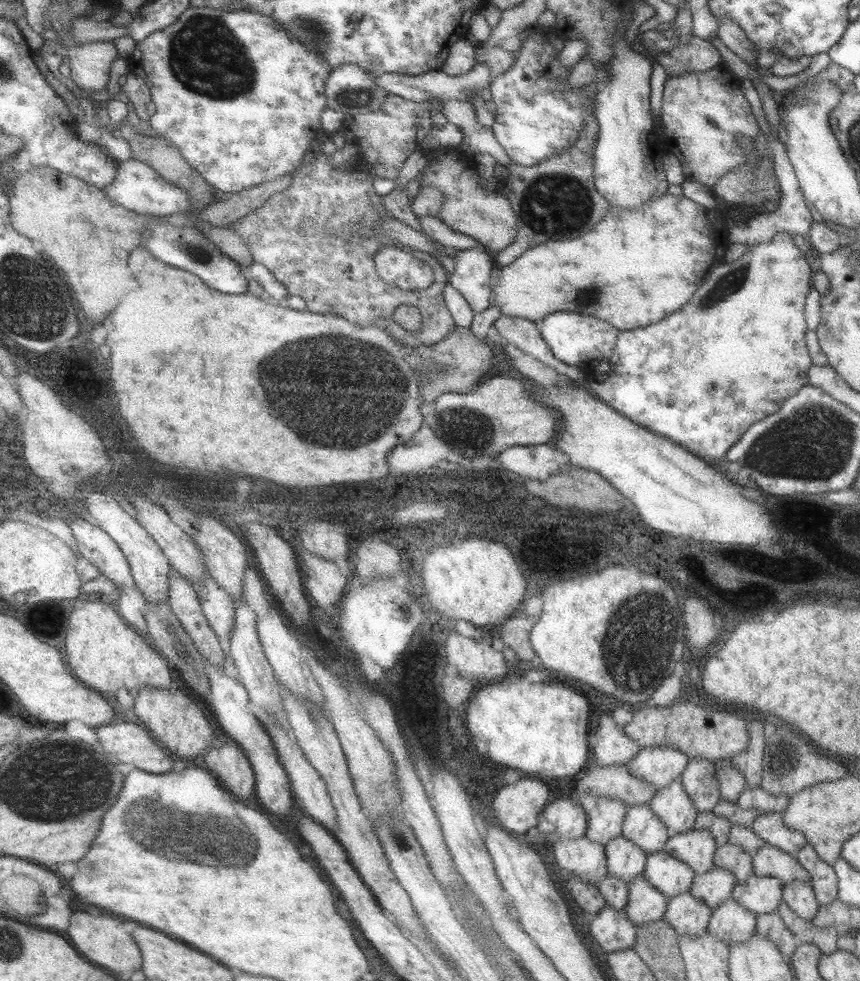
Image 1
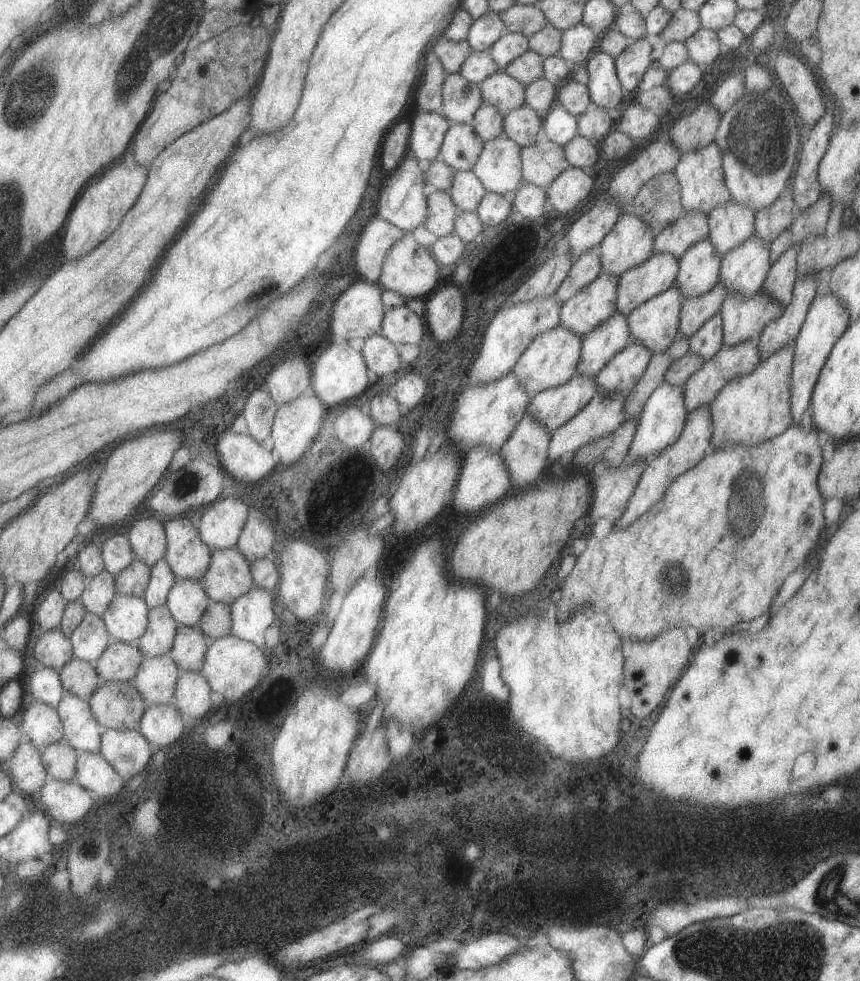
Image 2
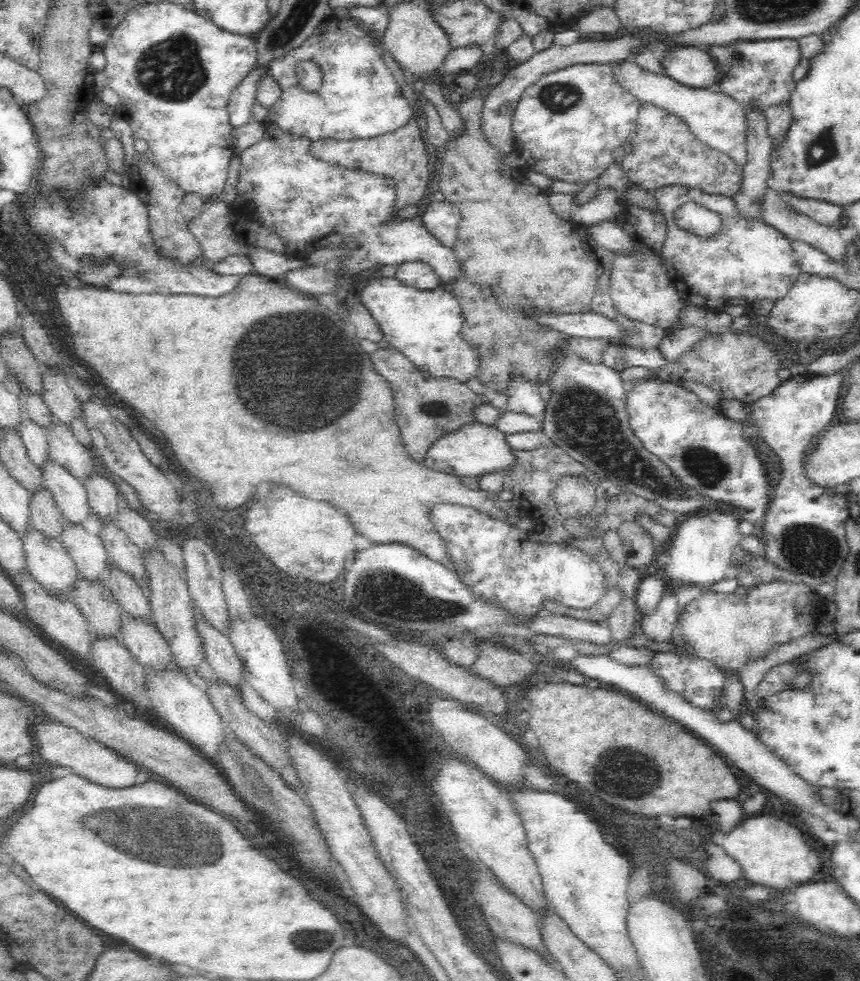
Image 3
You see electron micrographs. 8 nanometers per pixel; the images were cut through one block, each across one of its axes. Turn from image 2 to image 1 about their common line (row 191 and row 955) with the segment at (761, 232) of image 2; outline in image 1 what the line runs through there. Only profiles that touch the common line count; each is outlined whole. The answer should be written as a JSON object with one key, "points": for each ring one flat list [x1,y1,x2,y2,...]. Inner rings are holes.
{"points":[[765,912,765,914,757,914,757,926,755,932,759,936,767,936,777,950,783,954,783,960,791,960,791,956,797,950,797,944,793,942,795,934,783,924,783,920,779,918,777,912]]}

